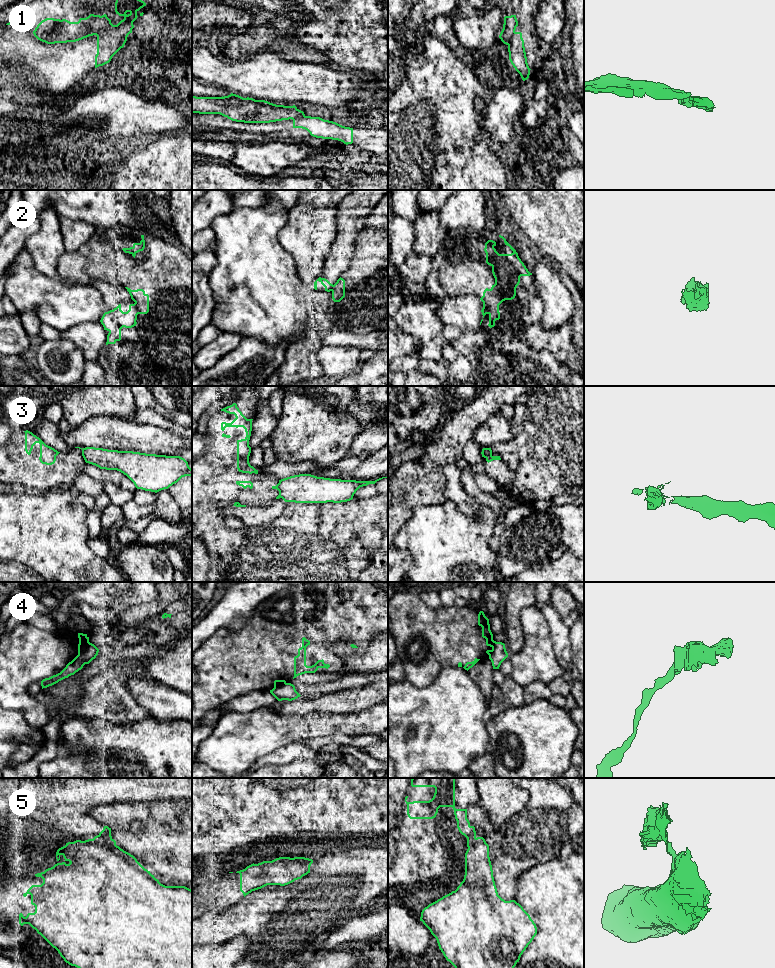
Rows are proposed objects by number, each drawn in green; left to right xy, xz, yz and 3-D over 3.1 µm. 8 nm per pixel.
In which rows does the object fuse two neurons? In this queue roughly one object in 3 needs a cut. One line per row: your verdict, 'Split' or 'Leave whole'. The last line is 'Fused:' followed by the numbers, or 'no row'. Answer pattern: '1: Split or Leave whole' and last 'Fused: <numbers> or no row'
1: Split
2: Split
3: Split
4: Split
5: Leave whole
Fused: 1, 2, 3, 4

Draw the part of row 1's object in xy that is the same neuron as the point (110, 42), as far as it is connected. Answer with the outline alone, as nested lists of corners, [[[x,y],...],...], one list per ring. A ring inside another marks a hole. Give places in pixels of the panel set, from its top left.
[[[116,0],[115,12],[123,16],[117,25],[113,25],[104,33],[97,35],[97,54],[95,68],[109,63],[112,57],[124,47],[127,37],[134,28],[137,12],[146,6],[142,0]]]

